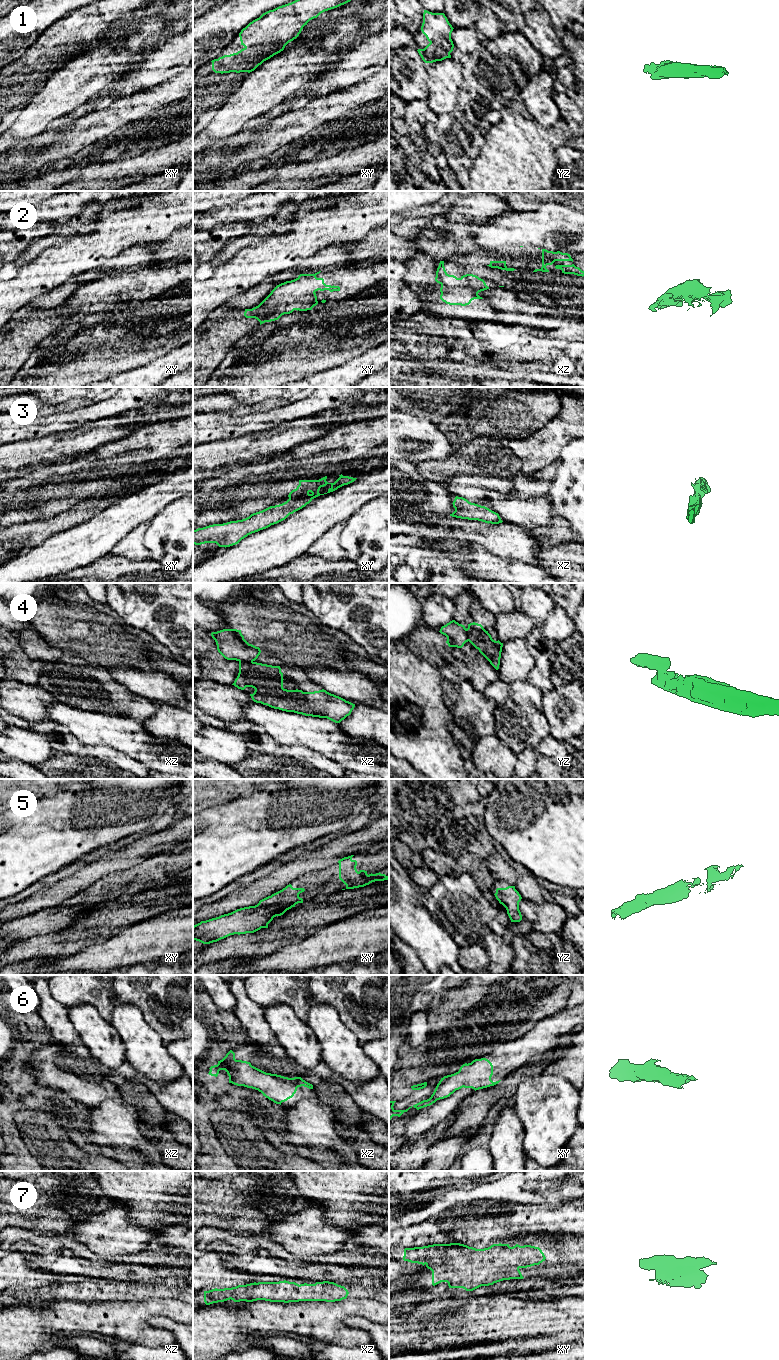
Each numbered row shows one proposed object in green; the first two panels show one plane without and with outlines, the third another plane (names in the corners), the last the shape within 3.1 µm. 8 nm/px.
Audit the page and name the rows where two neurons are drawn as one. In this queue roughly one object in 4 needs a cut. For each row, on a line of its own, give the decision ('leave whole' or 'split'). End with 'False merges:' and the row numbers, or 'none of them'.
1: leave whole
2: split
3: leave whole
4: split
5: leave whole
6: leave whole
7: leave whole
False merges: 2, 4

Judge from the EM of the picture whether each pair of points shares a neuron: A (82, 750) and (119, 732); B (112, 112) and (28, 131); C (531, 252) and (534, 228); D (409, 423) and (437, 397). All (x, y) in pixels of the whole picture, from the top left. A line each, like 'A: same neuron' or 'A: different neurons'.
A: different neurons
B: different neurons
C: different neurons
D: different neurons

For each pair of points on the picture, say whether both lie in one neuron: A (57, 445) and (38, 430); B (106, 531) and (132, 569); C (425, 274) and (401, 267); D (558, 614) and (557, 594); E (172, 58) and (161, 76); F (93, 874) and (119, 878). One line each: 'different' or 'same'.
A: different
B: different
C: different
D: different
E: same
F: different

